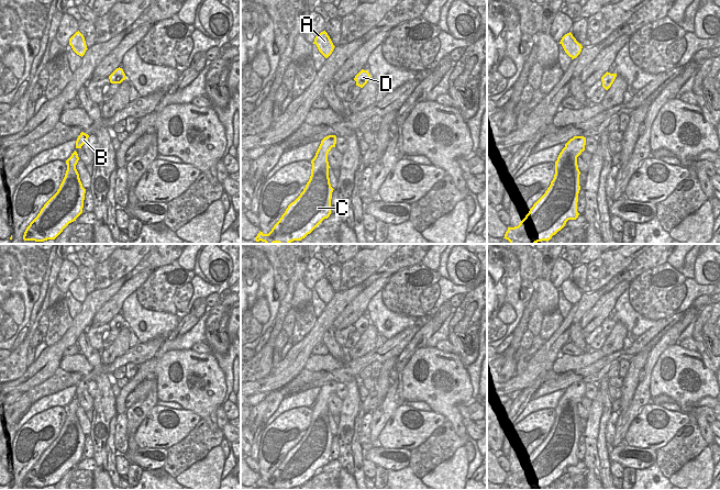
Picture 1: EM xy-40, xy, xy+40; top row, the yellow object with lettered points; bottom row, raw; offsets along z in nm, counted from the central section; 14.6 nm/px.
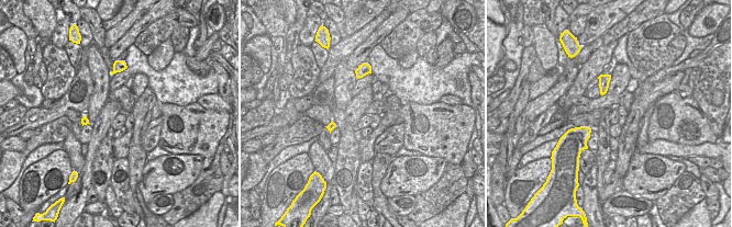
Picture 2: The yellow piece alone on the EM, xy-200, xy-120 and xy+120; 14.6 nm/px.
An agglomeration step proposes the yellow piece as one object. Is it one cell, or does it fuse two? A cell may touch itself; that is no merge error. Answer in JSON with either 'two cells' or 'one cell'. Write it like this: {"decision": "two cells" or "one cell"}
{"decision": "one cell"}

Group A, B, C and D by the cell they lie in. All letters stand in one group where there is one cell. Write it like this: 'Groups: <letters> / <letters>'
Groups: A B C D

